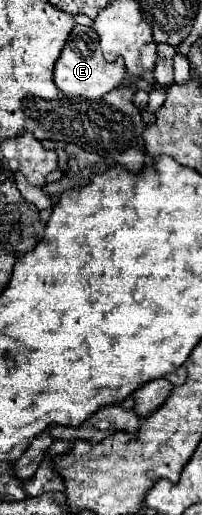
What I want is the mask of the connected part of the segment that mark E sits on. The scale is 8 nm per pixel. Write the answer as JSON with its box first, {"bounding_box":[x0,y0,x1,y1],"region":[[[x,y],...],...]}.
{"bounding_box":[55,25,125,99],"region":[[[75,25],[73,31],[69,33],[69,39],[55,63],[55,85],[71,97],[87,97],[87,99],[97,99],[109,93],[111,89],[119,87],[121,81],[125,79],[125,65],[121,59],[117,61],[105,61],[101,55],[101,47],[97,41],[97,31],[91,27]]]}

